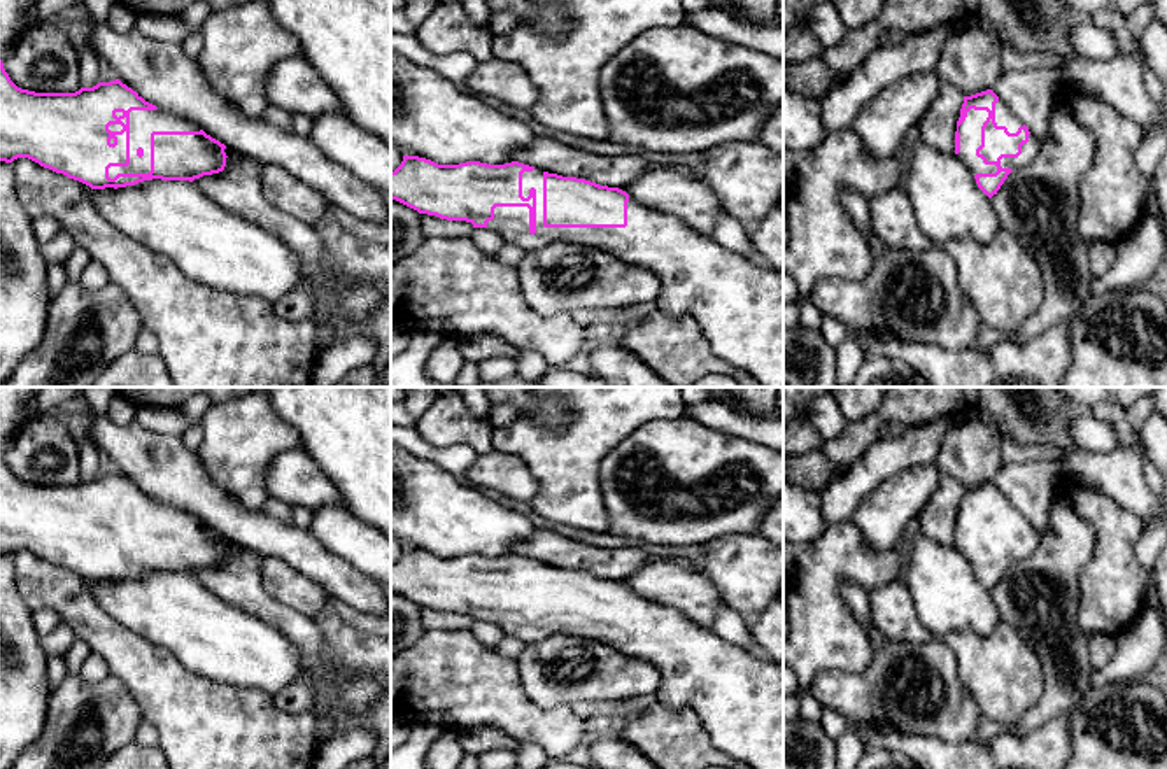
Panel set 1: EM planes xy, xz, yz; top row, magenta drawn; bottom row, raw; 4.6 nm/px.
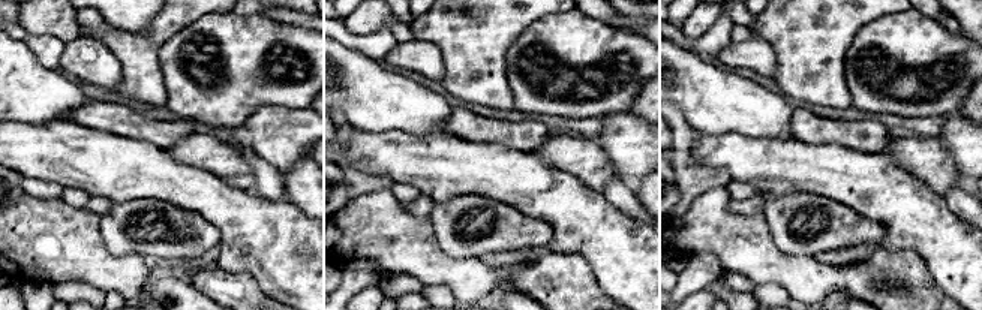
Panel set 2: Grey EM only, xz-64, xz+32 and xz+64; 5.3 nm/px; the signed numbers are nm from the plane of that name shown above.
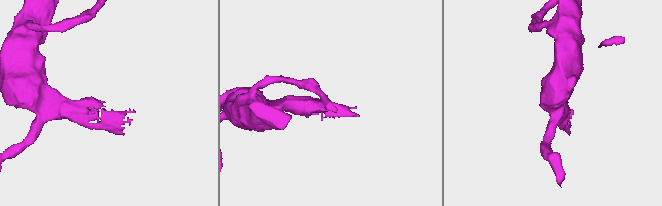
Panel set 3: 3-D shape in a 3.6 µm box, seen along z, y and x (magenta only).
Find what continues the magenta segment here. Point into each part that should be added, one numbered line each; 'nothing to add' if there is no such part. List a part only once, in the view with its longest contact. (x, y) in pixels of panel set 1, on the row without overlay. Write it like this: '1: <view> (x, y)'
1: xy (142, 515)

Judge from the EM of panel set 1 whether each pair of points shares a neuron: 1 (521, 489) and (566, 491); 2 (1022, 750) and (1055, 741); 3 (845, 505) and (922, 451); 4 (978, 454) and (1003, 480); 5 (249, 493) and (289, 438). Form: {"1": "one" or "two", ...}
{"1": "two", "2": "one", "3": "one", "4": "two", "5": "one"}

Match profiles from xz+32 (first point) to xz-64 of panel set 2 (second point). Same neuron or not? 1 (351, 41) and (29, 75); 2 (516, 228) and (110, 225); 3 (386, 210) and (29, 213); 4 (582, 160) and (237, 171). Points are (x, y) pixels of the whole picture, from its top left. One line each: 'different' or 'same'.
1: different
2: same
3: same
4: same

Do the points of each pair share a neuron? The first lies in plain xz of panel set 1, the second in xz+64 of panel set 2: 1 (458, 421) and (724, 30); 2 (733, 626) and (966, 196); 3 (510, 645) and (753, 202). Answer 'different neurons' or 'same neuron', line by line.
1: different neurons
2: same neuron
3: same neuron

